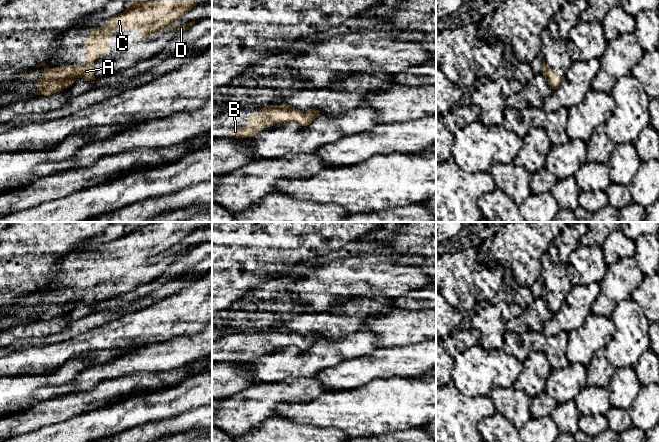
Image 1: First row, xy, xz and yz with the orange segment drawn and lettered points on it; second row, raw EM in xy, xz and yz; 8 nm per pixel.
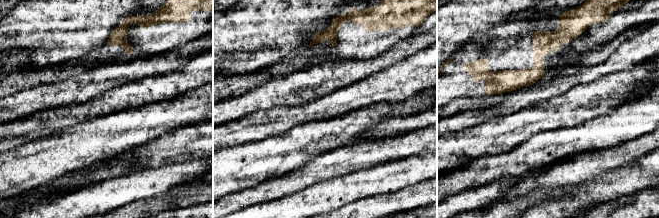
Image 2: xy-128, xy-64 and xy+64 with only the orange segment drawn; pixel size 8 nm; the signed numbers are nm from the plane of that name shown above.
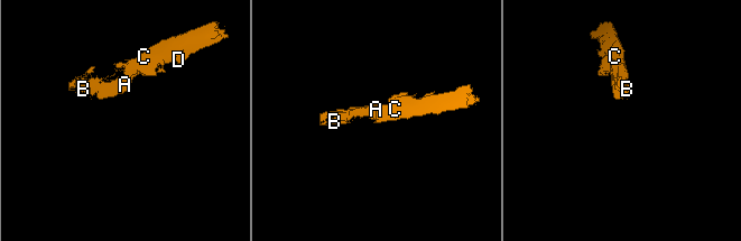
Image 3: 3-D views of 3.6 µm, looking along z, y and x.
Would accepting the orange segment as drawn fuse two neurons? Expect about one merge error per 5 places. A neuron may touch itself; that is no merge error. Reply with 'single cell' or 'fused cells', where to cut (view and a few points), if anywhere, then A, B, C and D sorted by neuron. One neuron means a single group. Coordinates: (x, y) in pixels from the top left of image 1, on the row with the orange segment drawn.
single cell; no cut; A B C D

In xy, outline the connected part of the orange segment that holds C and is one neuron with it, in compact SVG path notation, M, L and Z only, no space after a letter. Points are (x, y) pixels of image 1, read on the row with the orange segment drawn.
M138 0L130 3L124 12L108 19L106 27L91 28L91 34L85 36L84 64L56 68L37 64L35 68L44 67L44 74L38 78L37 95L50 96L69 88L76 78L94 80L93 62L108 52L111 33L121 28L136 28L141 38L149 37L174 25L197 4L198 0Z

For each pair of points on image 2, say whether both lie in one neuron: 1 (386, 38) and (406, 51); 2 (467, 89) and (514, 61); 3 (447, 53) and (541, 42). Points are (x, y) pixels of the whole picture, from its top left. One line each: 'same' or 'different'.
1: different
2: same
3: different

